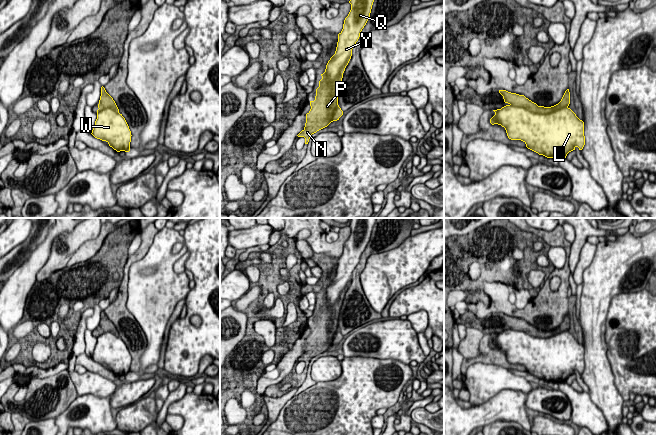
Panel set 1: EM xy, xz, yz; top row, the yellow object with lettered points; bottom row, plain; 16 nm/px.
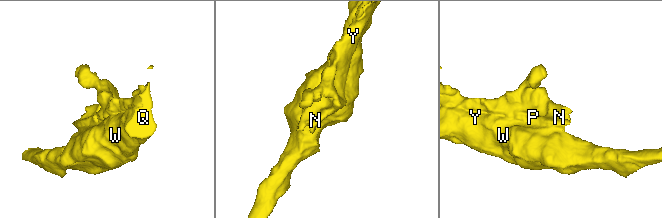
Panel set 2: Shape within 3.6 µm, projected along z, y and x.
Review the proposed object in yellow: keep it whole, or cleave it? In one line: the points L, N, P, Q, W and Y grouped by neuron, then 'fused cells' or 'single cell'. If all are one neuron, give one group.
L Q W Y / N P | fused cells

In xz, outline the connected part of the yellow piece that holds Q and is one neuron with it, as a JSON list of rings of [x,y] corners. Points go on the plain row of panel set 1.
[[[351,218],[351,234],[344,244],[342,255],[338,258],[335,278],[328,285],[325,296],[321,298],[322,304],[328,308],[337,302],[343,289],[350,285],[352,273],[370,241],[375,222],[376,218]]]

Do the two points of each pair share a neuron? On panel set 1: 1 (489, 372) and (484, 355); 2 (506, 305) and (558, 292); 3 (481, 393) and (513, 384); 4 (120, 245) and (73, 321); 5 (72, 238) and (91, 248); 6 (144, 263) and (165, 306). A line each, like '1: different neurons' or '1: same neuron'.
1: different neurons
2: same neuron
3: same neuron
4: same neuron
5: different neurons
6: same neuron

